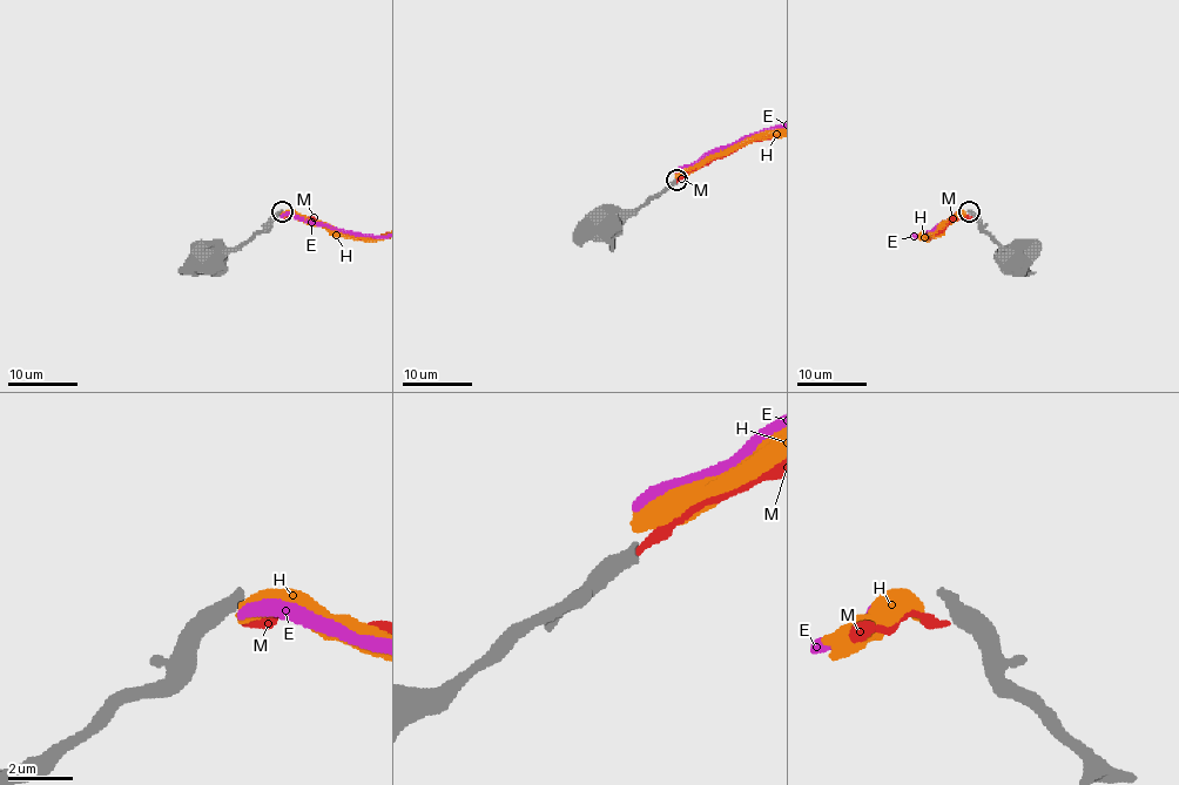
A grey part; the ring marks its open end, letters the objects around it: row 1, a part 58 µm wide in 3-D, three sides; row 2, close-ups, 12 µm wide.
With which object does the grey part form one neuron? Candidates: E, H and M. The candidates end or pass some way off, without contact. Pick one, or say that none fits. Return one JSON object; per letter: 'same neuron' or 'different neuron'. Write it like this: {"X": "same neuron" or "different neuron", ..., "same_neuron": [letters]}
{"E": "different neuron", "H": "same neuron", "M": "different neuron", "same_neuron": ["H"]}

